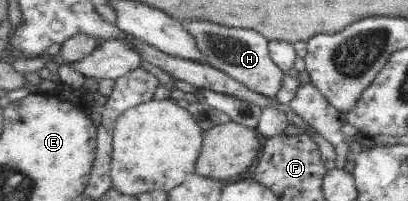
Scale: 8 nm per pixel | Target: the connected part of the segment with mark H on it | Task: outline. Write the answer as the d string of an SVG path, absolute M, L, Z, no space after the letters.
M189 21L185 27L193 35L193 39L196 39L199 51L207 57L209 64L231 75L247 89L276 99L283 84L285 71L270 56L270 41L265 35L253 29L227 27L213 21Z

